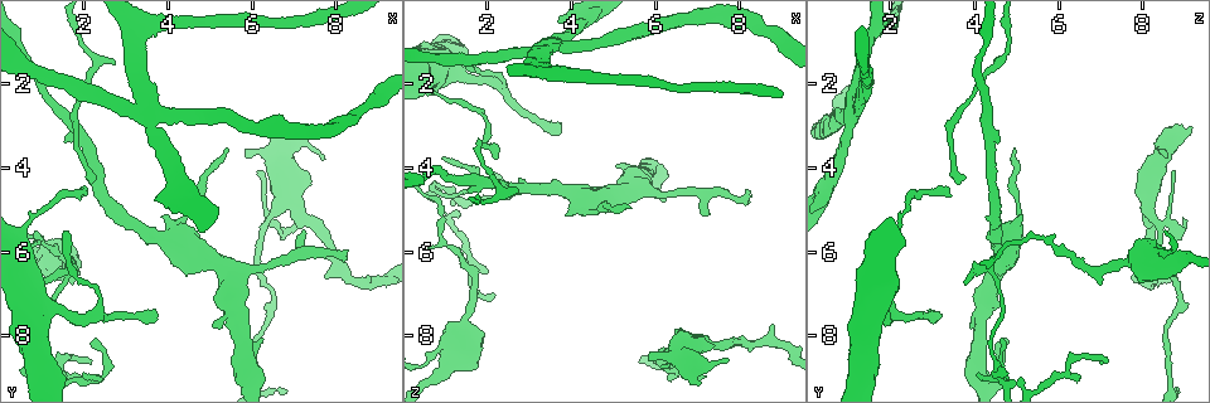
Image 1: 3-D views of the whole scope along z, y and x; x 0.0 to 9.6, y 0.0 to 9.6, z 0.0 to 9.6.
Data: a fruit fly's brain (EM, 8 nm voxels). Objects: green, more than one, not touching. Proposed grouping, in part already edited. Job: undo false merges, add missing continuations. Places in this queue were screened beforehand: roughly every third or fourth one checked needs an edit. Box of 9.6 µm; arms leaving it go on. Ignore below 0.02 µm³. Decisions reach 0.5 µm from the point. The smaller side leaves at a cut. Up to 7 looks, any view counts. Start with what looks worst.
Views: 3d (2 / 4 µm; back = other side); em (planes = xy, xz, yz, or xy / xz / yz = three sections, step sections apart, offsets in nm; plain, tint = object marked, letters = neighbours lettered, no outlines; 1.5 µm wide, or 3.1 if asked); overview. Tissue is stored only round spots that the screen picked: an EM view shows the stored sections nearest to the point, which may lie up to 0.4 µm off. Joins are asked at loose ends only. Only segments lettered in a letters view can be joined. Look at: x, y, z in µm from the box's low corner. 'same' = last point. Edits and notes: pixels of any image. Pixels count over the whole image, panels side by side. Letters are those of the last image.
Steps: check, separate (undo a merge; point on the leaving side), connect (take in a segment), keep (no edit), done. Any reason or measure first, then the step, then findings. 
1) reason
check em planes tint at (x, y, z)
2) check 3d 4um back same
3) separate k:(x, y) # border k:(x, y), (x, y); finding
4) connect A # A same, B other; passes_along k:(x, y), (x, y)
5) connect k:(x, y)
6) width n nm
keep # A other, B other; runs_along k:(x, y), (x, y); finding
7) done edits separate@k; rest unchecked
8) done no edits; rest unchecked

check em xy step 4 tint at (3.70, 7.30, 2.95)

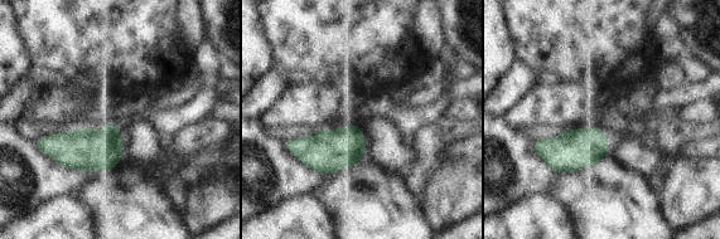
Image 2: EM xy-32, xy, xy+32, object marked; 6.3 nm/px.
cut it another way
check em planes letters same

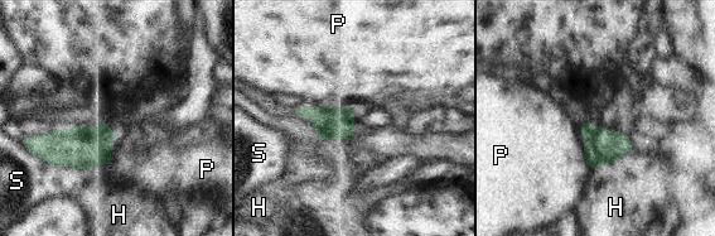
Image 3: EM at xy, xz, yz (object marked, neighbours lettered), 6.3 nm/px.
keep # H other, P other, S other; border 3:(579, 121), (584, 158), (590, 169); no lettered segment goes on from it

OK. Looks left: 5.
long arm stops here
check em planes letters at (1.95, 4.65, 3.35)

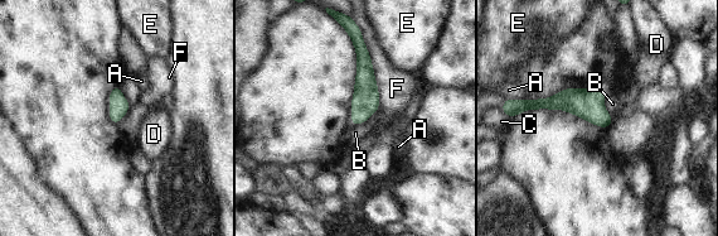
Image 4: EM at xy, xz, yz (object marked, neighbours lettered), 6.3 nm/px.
width 120 nm
keep # A other, B other, C other, D other, E other, F other; border 4:(377, 109), (364, 121), (352, 125); no lettered segment goes on from it

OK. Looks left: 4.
sharp bend
check em planes tint at (1.40, 9.20, 4.85)

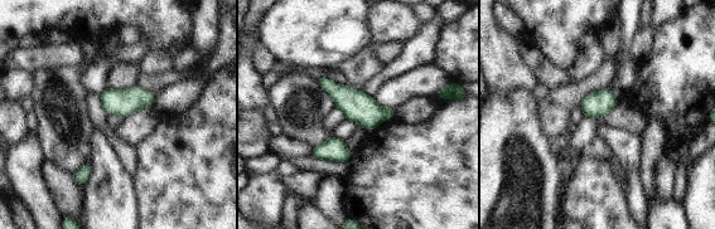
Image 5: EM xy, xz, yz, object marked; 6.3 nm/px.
check em planes letters same

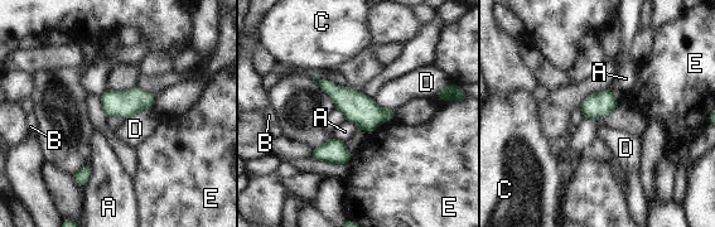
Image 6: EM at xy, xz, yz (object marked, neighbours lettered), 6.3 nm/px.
width 160 nm
keep # A other, B other, C other, D other, E other; border 6:(151, 107), (136, 111), (124, 120); all the same neuron

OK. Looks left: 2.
done no edits; rest unchecked

